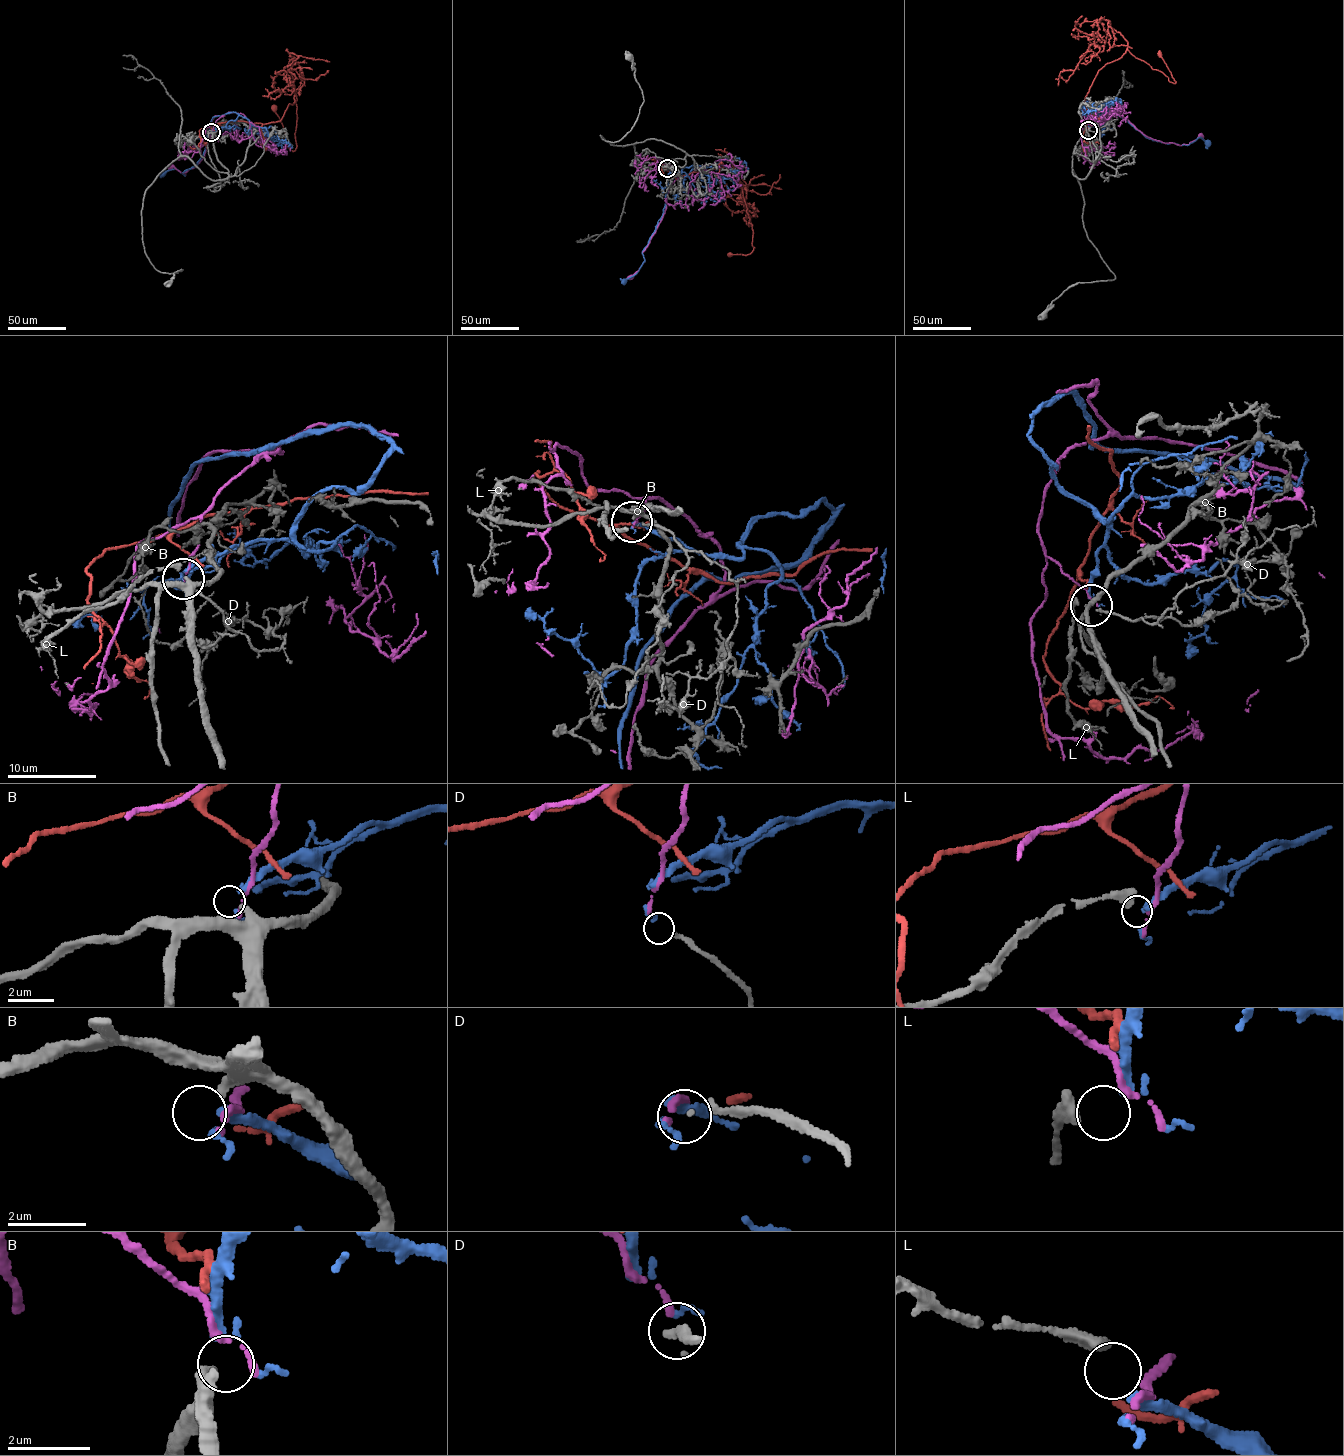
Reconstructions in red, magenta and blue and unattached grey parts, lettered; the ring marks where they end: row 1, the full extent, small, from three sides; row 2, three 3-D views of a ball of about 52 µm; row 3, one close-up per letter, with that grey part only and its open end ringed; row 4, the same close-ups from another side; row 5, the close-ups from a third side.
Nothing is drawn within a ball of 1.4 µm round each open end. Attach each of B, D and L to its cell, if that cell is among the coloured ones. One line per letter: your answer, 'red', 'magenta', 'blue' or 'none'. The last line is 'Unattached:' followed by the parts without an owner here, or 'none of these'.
B: none
D: magenta
L: blue
Unattached: B

